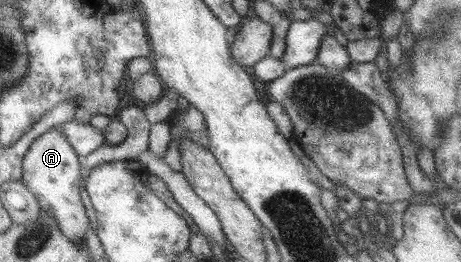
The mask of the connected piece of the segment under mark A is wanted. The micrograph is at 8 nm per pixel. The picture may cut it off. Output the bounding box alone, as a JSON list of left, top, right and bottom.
[23,127,92,244]

